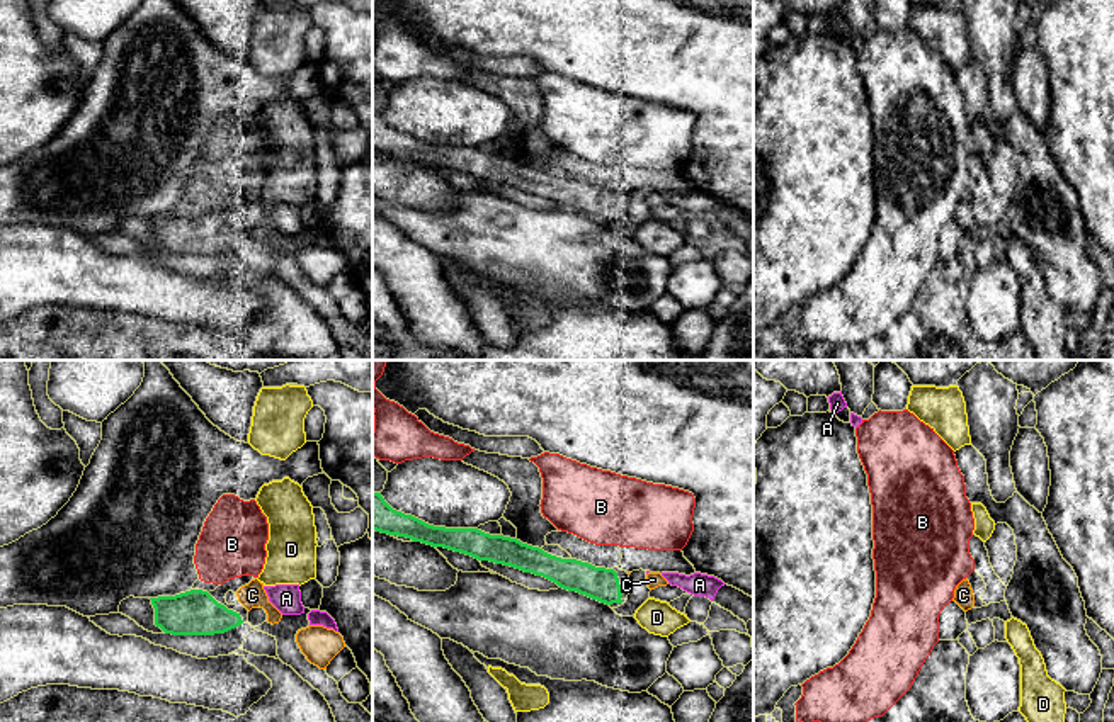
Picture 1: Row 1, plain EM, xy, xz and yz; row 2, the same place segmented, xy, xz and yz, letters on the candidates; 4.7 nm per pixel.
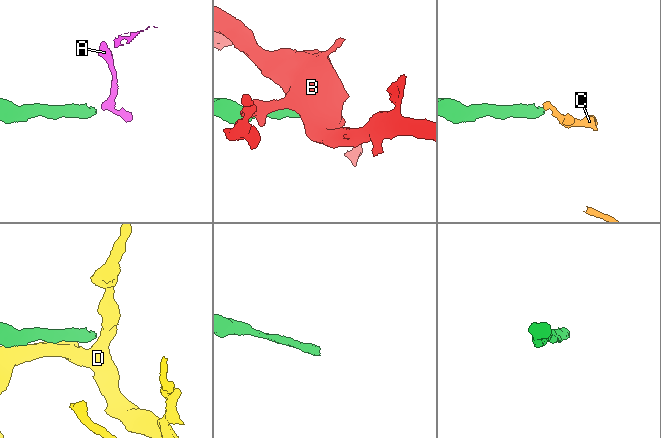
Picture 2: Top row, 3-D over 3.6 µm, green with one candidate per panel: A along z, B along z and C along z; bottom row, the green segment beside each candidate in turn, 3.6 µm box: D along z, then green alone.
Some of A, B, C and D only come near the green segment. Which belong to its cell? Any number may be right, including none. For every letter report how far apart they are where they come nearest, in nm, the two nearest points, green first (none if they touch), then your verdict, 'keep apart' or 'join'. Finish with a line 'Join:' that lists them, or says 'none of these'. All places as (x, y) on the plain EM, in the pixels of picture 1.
A: 140 nm | xz (618, 197), (647, 192) | keep apart
B: 40 nm | xy (201, 209), (204, 201) | keep apart
C: 50 nm | xy (238, 233), (245, 226) | keep apart
D: 80 nm | xz (621, 221), (636, 230) | keep apart
Join: none of these

